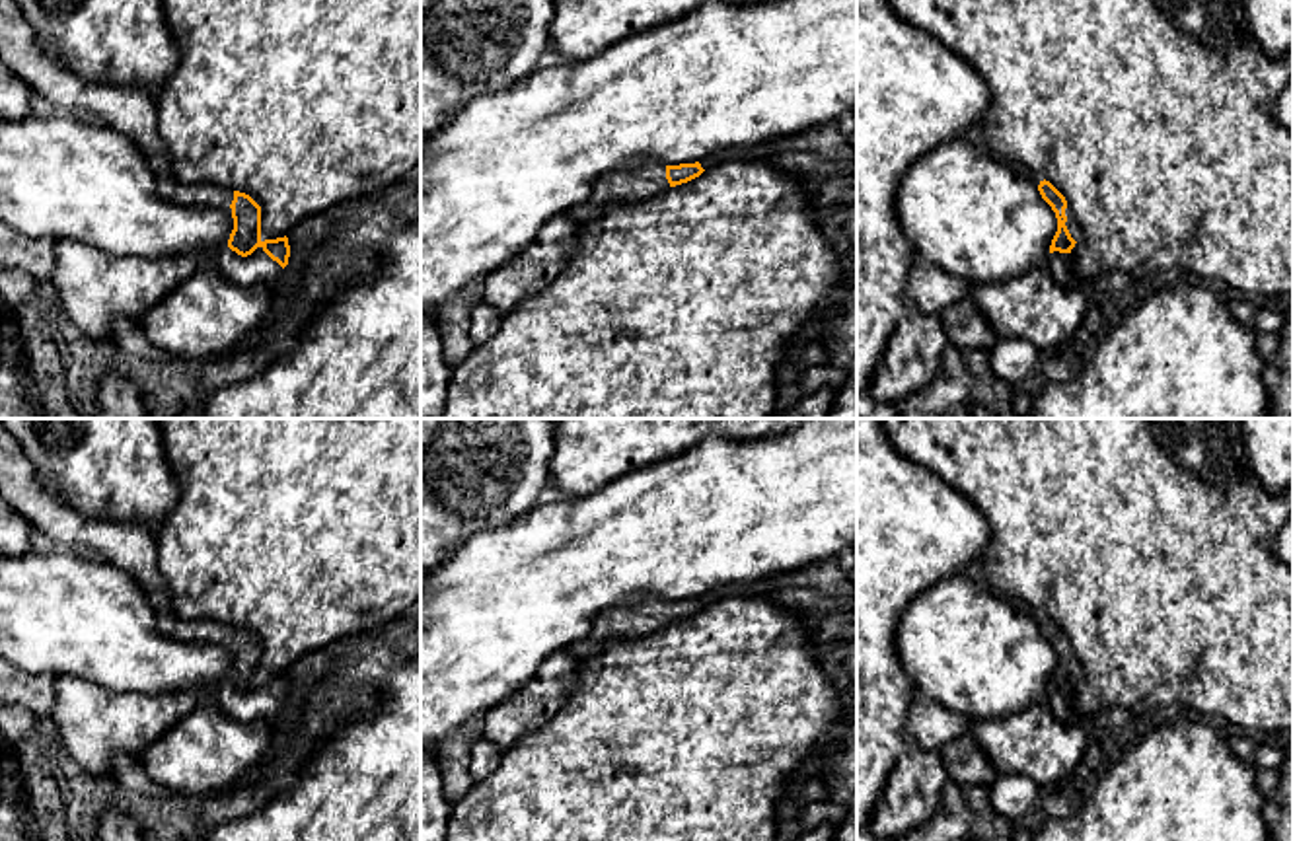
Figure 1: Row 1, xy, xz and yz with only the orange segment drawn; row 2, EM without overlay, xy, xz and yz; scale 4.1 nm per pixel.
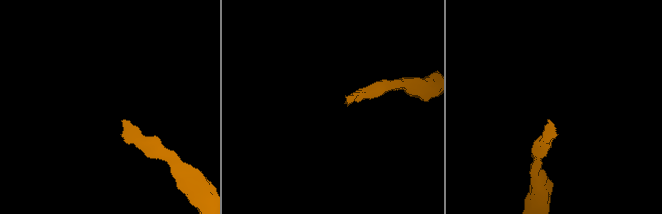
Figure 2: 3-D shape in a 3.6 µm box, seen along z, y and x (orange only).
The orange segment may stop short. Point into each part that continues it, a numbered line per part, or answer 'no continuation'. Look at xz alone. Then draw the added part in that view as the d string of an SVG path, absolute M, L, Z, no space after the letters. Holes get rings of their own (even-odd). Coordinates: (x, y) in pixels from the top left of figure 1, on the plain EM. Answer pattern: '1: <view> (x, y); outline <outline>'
1: xz (649, 616); outline M645 600L633 605L617 605L602 611L590 633L569 646L569 652L582 660L604 652L608 642L617 637L643 637L668 627L666 603L658 600Z

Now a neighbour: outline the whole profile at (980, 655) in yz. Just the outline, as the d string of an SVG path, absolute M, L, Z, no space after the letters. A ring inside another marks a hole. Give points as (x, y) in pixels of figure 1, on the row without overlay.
M964 574L911 600L896 646L915 689L966 722L1044 703L1057 668L1032 611Z

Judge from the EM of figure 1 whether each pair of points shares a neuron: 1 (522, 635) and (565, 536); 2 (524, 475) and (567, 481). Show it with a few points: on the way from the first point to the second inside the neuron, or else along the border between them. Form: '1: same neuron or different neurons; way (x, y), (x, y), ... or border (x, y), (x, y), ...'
1: same neuron; way (522, 610), (522, 600), (561, 561)
2: different neurons; border (555, 438), (548, 489)

